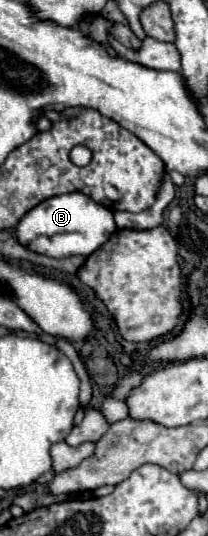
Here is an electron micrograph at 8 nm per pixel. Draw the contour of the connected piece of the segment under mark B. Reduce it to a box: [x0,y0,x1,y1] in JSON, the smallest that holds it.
[16,193,116,259]

